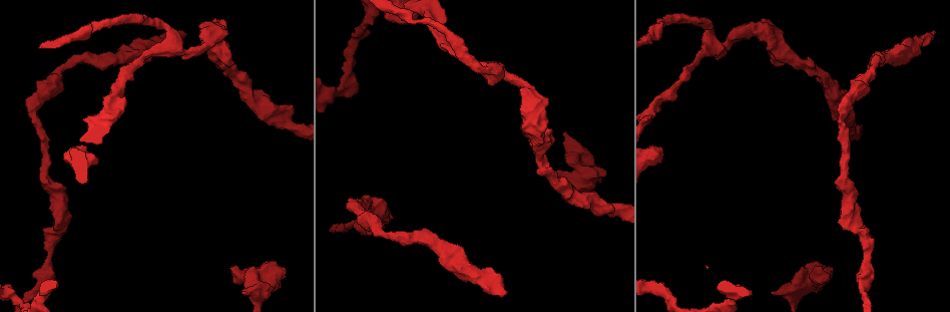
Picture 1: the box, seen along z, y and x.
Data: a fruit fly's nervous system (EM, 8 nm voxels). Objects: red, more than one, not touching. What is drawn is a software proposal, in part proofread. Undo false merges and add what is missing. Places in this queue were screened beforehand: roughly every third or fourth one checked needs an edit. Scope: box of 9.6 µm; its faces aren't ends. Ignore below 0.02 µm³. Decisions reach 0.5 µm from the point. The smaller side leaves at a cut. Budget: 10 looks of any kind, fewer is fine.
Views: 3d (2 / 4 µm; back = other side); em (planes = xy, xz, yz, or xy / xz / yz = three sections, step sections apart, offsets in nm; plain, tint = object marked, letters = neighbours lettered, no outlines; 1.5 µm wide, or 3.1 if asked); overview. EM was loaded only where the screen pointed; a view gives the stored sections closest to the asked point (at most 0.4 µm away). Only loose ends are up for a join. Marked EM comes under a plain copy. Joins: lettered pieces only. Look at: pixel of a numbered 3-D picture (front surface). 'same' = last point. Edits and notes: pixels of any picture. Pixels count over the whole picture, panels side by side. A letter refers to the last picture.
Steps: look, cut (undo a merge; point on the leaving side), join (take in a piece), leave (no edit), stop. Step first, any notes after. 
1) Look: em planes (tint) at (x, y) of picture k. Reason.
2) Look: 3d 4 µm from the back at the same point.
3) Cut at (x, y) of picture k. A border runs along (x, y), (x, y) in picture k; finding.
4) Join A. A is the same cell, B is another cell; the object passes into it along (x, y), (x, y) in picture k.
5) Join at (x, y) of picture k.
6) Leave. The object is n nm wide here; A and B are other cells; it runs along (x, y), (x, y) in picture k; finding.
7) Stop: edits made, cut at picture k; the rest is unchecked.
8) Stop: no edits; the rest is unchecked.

Look: em yz step 4 (tint) at (243, 292) of picture 1. An open end.

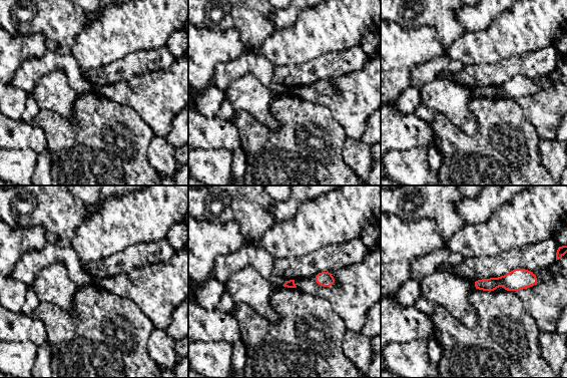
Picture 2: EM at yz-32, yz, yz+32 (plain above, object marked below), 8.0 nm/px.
Look: em planes (tint) at the same point.

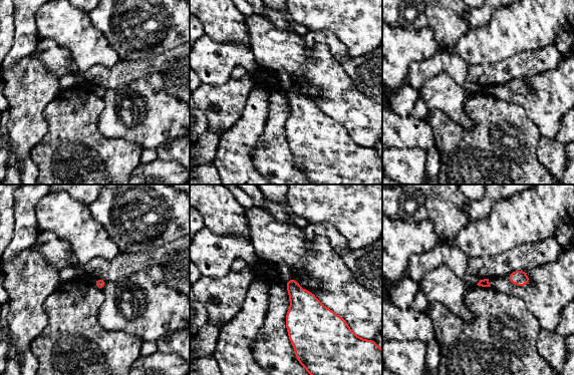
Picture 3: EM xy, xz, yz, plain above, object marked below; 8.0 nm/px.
Look: em planes (letters) at the same point. What lies round it.

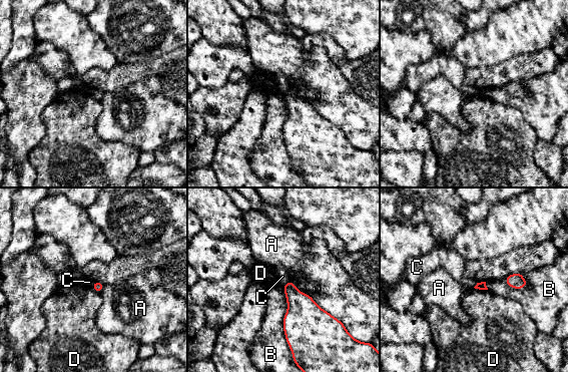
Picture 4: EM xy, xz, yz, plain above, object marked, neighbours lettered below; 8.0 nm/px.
Leave. A, B, C and D are other cells; a border runs along (289, 280), (282, 286) in picture 4; none of them fits.

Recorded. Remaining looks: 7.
Look: em yz step 4 (letters) at (604, 174) of picture 1. Free end.

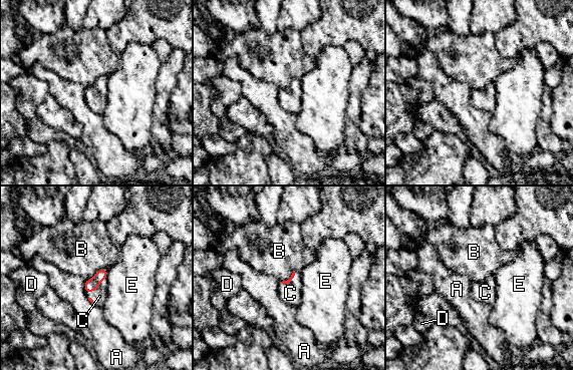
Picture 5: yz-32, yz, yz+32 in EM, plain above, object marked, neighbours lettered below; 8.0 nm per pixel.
Look: em planes (letters) at the same point. Another direction.

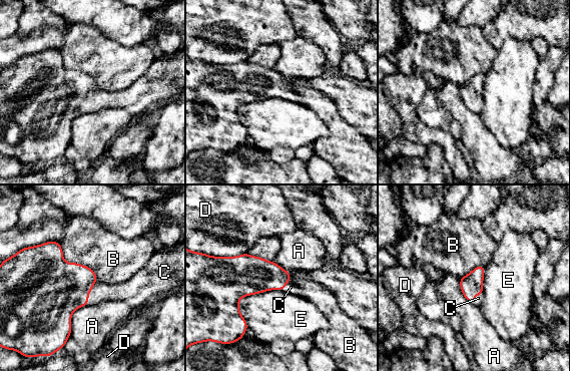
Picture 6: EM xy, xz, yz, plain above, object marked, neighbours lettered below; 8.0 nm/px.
Join at (100, 292) of picture 6. The longest contact is with E, 420 nm; C is the same cell, A, B, D and E are other cells; the neuron continues.

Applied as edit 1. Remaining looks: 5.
Look: overview.

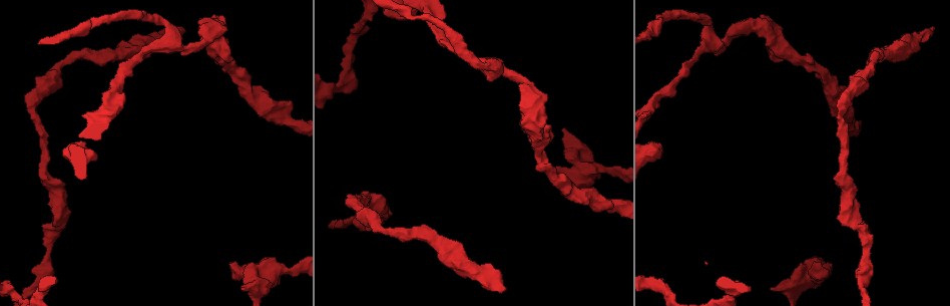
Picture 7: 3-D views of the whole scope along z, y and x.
Look: em planes (letters) at (932, 28) of picture 7. Branch stops here.

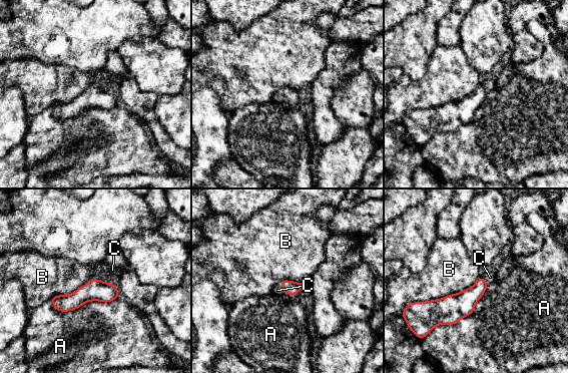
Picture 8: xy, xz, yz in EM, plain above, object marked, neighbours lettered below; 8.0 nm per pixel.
Join at (277, 290) of picture 8. C is the same cell, A and B are other cells; the object passes into it along (292, 288), (292, 295), (277, 290) in picture 8; the neuron continues.

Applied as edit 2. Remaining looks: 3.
Look: 3d 4 µm at (659, 25) of picture 7. Thin neck.

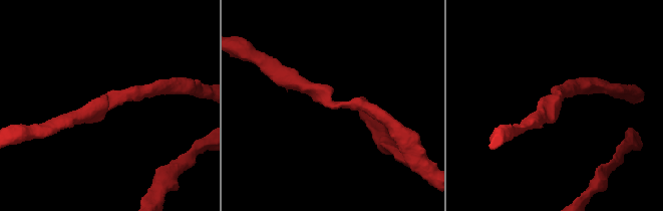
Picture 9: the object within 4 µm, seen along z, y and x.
Look: em planes (tint) at (339, 102) of picture 9. Need the tissue.

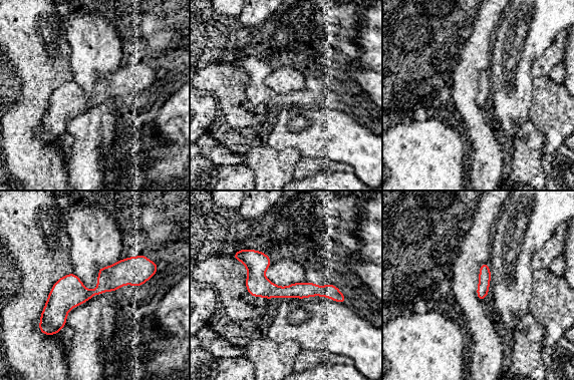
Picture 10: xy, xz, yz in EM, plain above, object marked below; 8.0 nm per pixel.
Look: em planes (letters) at the same point. What lies round it.

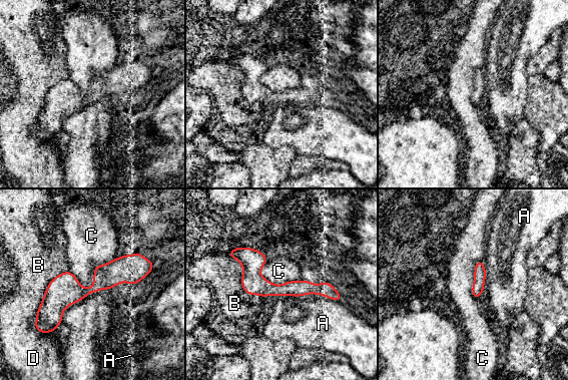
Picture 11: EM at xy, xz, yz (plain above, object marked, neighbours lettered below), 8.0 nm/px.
Leave. The longest contact is with B, 400 nm; A, B, C and D are other cells; a border runs along (114, 257), (88, 287), (69, 271) in picture 11; continuous, no second neuron.

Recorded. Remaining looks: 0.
Stop: edits made, join at picture 6, join at picture 8; the rest is unchecked.

